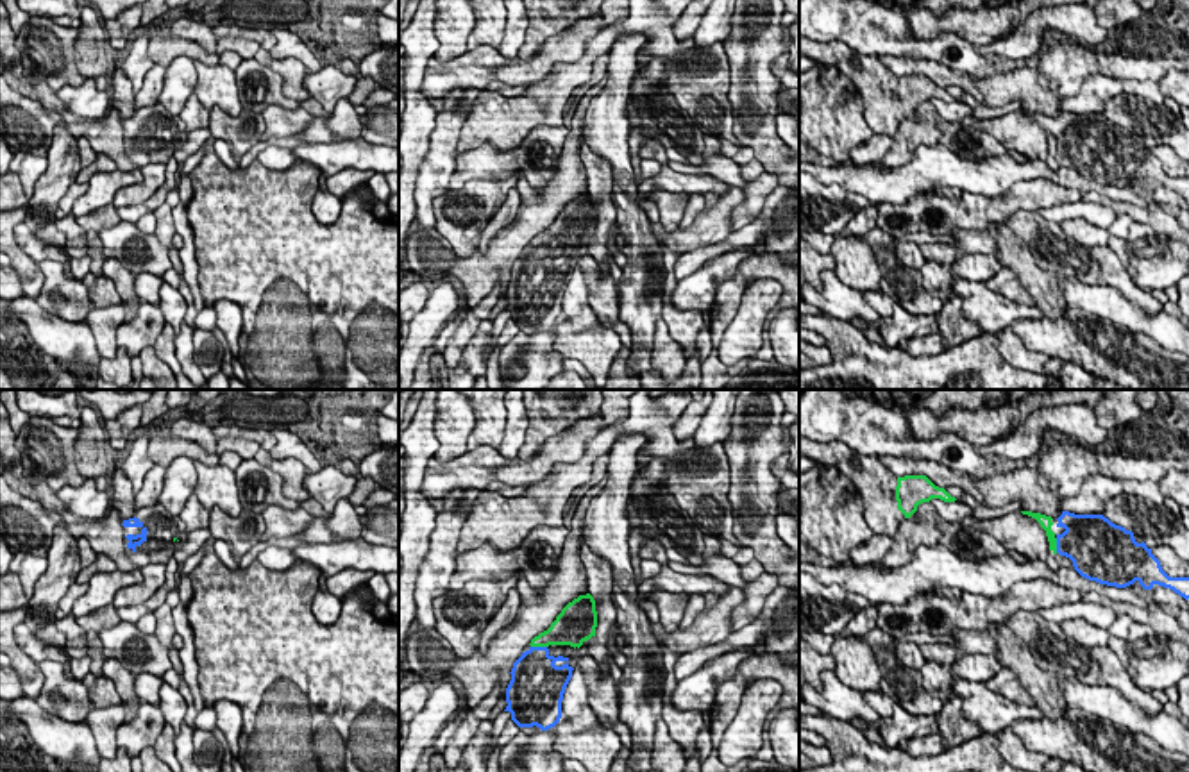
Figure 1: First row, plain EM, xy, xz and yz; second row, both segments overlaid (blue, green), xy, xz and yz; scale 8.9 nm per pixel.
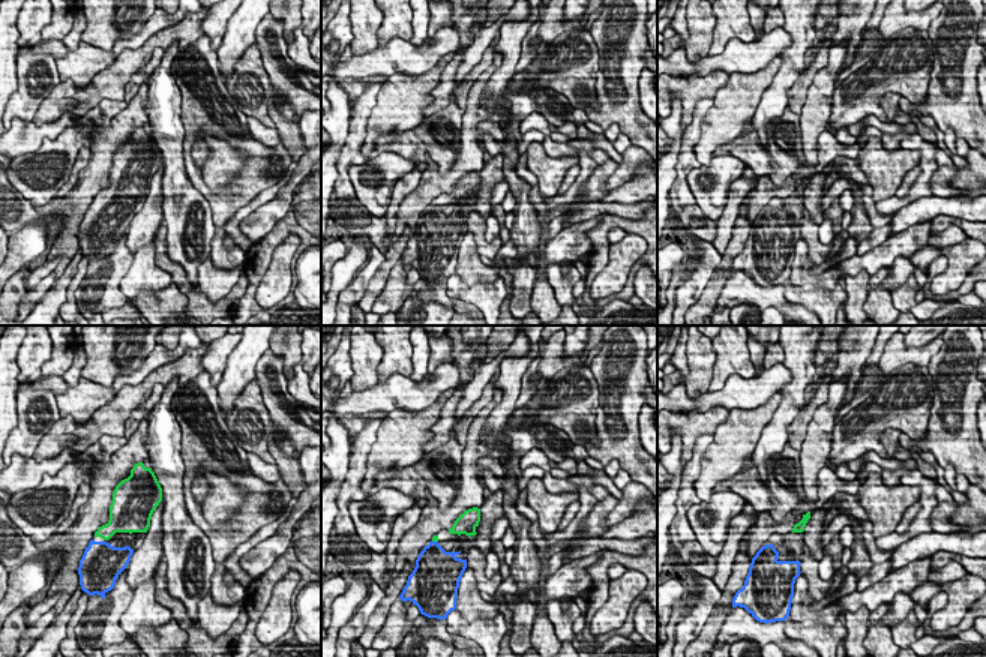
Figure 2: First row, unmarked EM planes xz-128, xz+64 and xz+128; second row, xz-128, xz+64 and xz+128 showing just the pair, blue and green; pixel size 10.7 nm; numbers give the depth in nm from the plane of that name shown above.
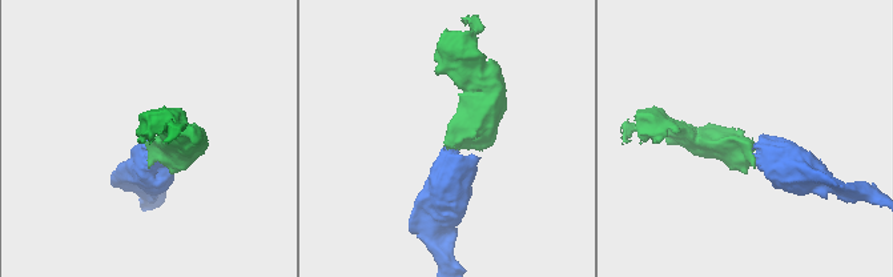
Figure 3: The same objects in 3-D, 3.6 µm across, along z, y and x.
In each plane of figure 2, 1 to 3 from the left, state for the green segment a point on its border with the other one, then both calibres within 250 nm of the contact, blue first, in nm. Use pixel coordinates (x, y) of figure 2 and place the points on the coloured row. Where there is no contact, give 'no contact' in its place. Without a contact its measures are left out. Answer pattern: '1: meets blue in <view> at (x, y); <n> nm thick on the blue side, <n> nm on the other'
1: no contact
2: meets blue in xz+64 at (434, 542); 380 nm thick on the blue side, 60 nm on the other
3: no contact

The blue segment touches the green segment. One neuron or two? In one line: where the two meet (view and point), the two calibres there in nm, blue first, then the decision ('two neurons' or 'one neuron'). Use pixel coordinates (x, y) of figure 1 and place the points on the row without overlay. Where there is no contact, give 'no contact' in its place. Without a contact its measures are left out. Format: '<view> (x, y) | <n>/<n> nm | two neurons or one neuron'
xz (539, 247) | 400/220 nm | one neuron

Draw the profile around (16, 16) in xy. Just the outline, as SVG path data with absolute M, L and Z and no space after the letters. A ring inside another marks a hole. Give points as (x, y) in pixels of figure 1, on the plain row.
M2 0L9 13L9 23L14 34L18 36L20 29L32 18L29 13L18 7L18 0Z

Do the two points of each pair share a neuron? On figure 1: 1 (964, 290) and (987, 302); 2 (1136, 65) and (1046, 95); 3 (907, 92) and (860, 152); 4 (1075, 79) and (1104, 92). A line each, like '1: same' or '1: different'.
1: same
2: different
3: different
4: different

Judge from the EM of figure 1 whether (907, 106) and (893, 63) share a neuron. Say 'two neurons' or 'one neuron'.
two neurons

